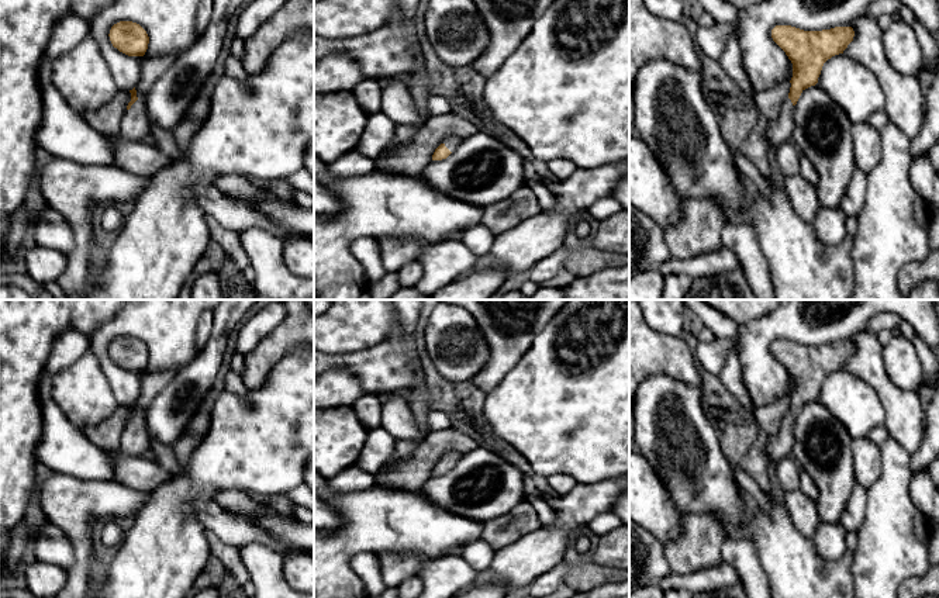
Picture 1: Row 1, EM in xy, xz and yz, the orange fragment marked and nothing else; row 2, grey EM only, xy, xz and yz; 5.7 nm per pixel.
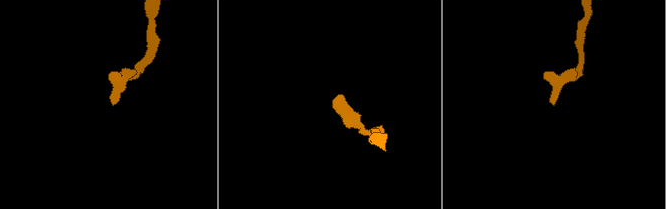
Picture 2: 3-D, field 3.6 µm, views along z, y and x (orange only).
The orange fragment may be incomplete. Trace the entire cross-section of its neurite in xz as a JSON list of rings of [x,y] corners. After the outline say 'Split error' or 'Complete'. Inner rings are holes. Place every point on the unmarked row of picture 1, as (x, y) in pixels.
[[[449,450],[443,454],[443,457],[435,464],[432,470],[432,476],[446,474],[452,467],[458,464],[462,459],[462,454],[455,450]]]. Split error

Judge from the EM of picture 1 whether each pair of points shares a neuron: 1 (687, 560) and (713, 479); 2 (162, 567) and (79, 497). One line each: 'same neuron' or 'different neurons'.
1: different neurons
2: different neurons

